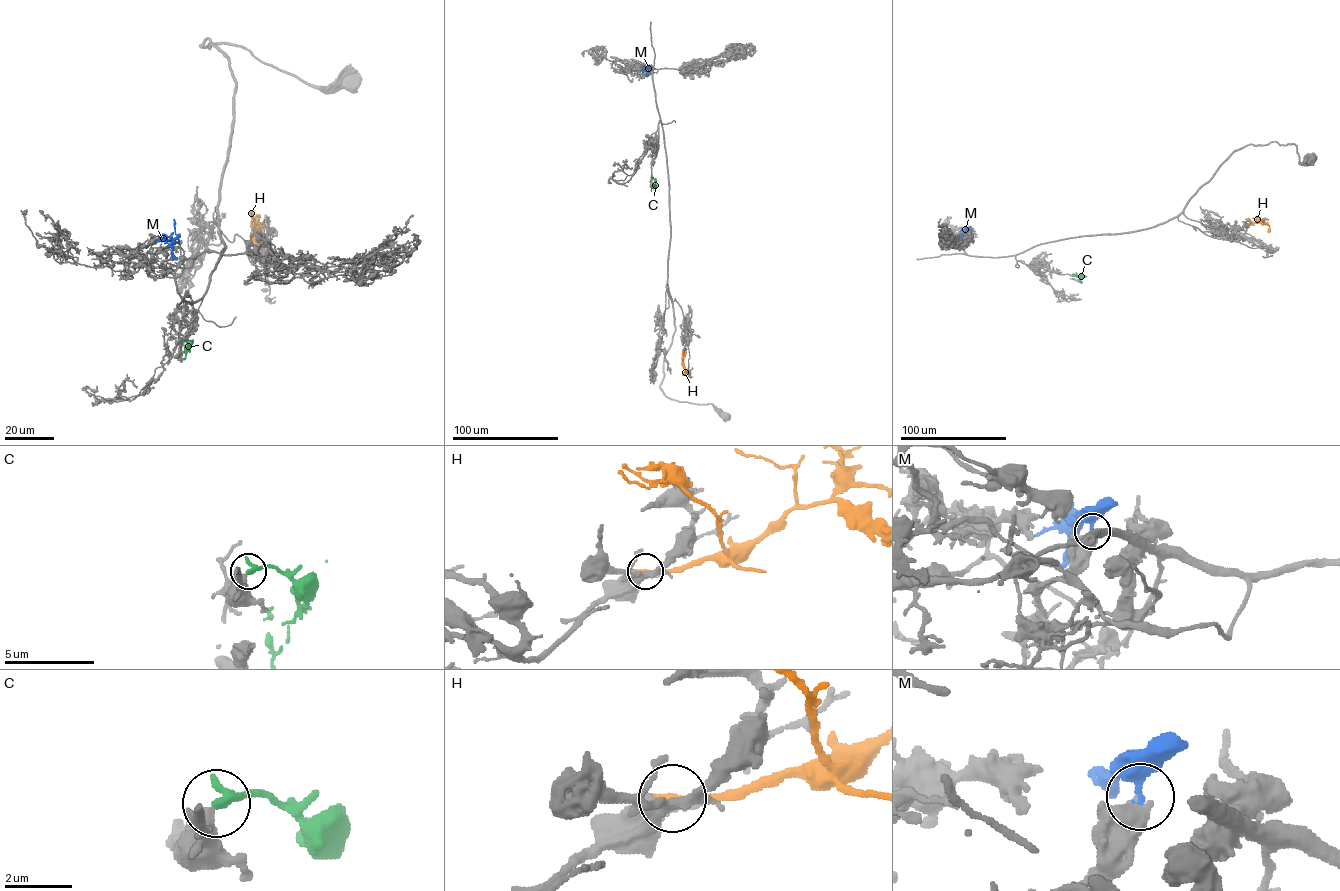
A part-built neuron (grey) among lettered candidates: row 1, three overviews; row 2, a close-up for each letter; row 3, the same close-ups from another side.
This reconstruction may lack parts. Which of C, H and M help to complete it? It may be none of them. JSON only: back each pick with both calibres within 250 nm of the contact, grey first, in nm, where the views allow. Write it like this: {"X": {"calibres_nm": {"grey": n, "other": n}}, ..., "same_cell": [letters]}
{"C": {"calibres_nm": {"grey": 550, "other": 400}}, "M": {"calibres_nm": {"grey": 480, "other": 400}}, "same_cell": ["C", "M"]}

